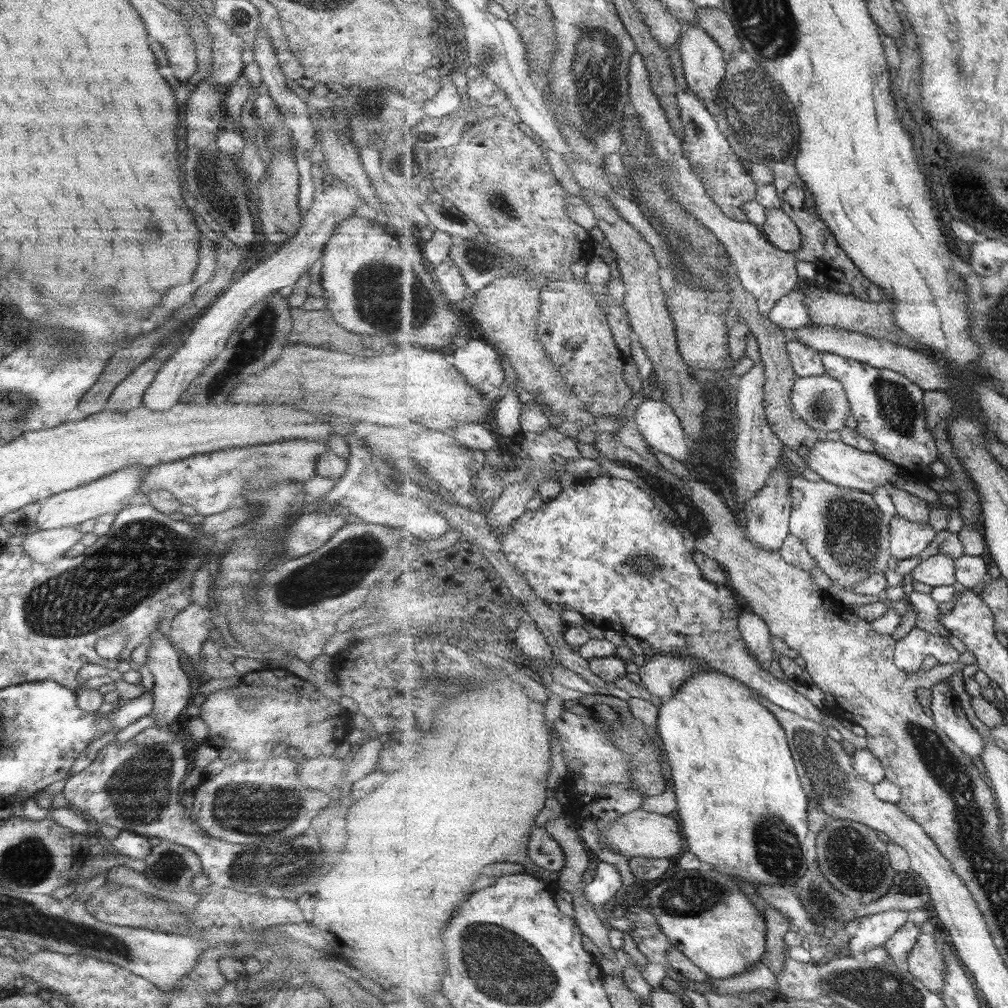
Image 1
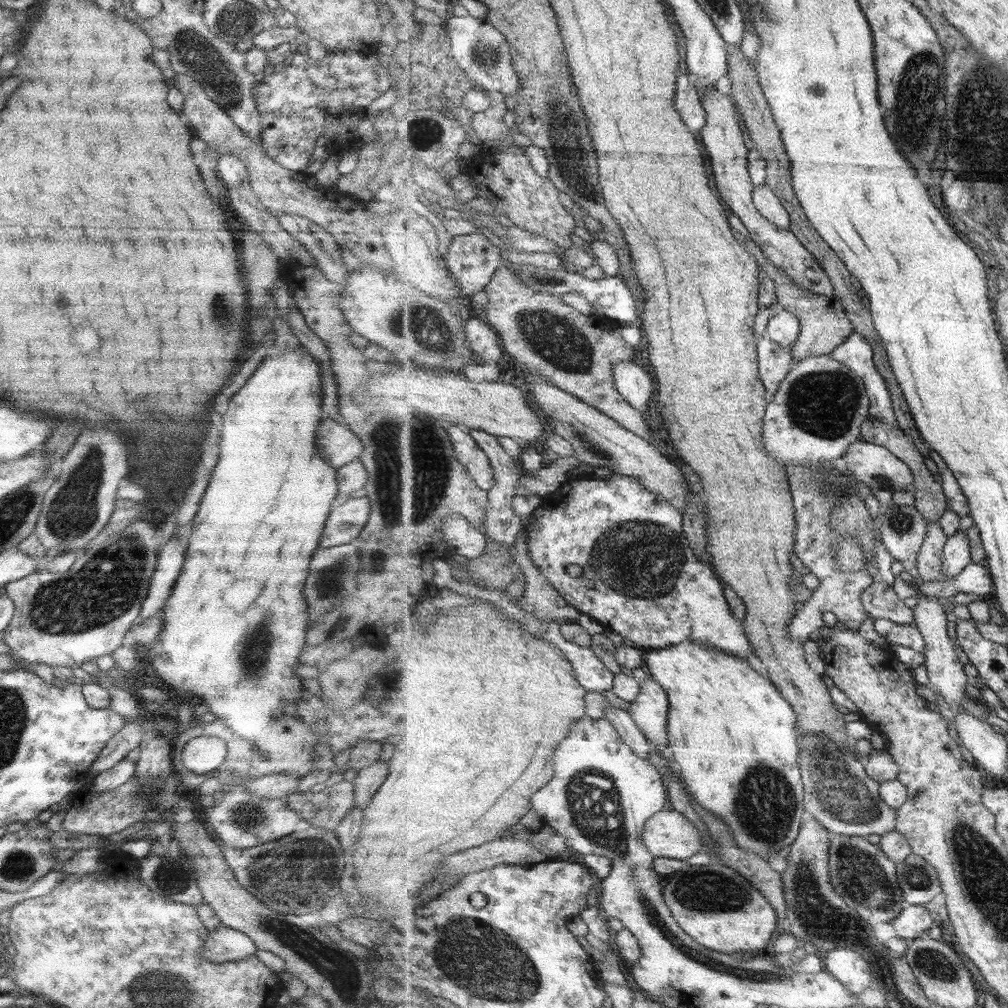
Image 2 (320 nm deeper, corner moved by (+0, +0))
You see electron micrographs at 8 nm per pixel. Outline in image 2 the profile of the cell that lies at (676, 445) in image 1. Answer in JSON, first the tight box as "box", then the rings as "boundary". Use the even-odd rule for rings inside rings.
{"box":[614,361,655,412],"boundary":[[[623,361],[614,364],[615,388],[627,399],[631,406],[638,408],[641,412],[649,410],[649,402],[653,399],[655,380],[647,372],[645,367],[635,364],[634,361]]]}

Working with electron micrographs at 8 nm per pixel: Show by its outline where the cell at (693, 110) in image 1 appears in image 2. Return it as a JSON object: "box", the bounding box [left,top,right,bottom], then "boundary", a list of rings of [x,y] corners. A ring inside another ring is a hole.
{"box":[675,74,708,133],"boundary":[[[685,74],[679,76],[679,85],[675,97],[675,108],[683,118],[683,122],[692,131],[699,133],[707,125],[708,118],[705,110],[704,101],[697,89],[689,82]]]}

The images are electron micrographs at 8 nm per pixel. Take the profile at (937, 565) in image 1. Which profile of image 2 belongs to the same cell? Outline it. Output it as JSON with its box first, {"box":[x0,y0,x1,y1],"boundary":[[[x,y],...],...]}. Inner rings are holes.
{"box":[943,531,973,578],"boundary":[[[959,531],[958,534],[949,537],[943,552],[943,571],[946,577],[955,578],[973,562],[967,531]]]}

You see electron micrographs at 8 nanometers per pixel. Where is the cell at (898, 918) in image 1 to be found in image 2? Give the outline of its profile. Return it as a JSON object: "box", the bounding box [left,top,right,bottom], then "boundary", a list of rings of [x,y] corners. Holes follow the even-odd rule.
{"box":[825,948,874,994],"boundary":[[[838,948],[826,953],[825,968],[843,984],[851,994],[863,994],[874,985],[869,962],[850,948]]]}

